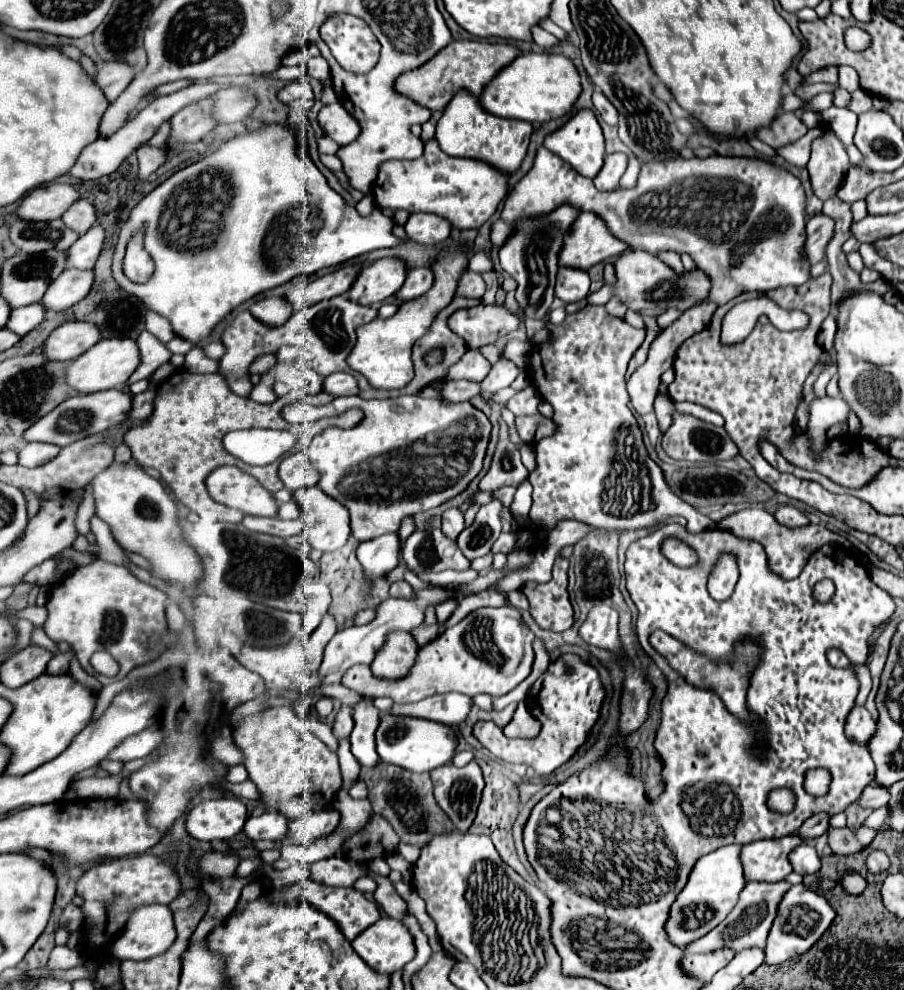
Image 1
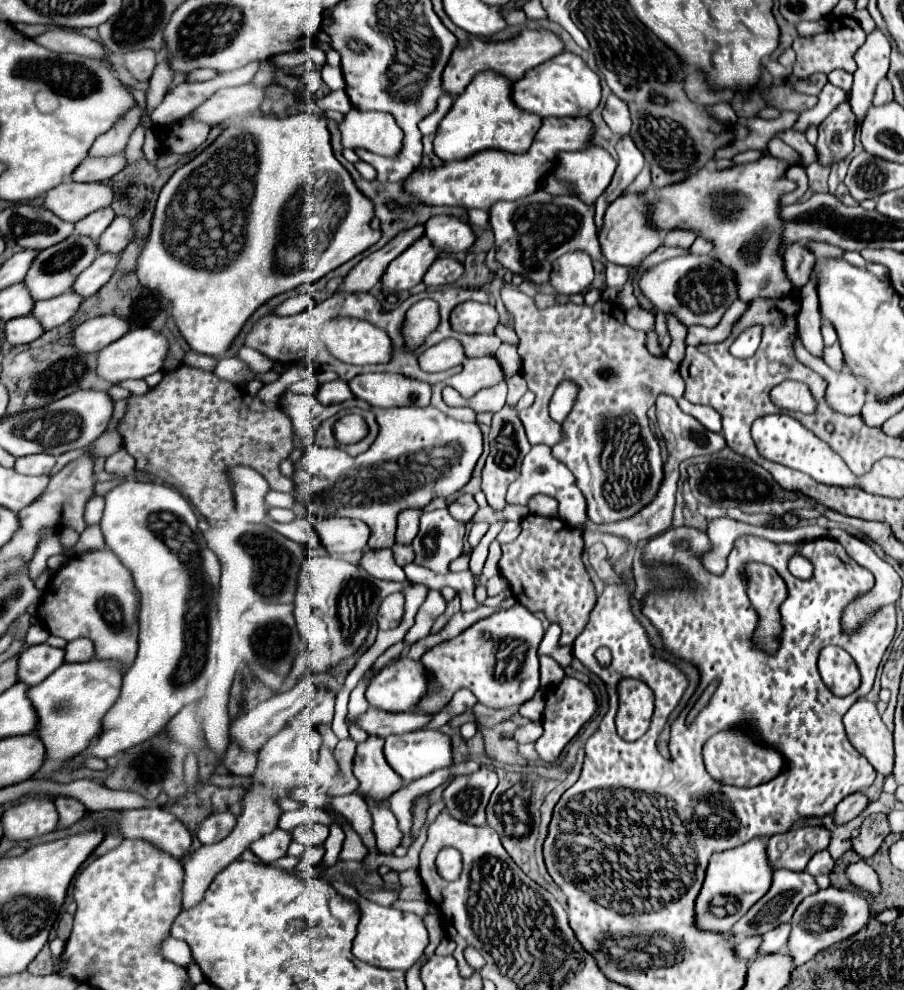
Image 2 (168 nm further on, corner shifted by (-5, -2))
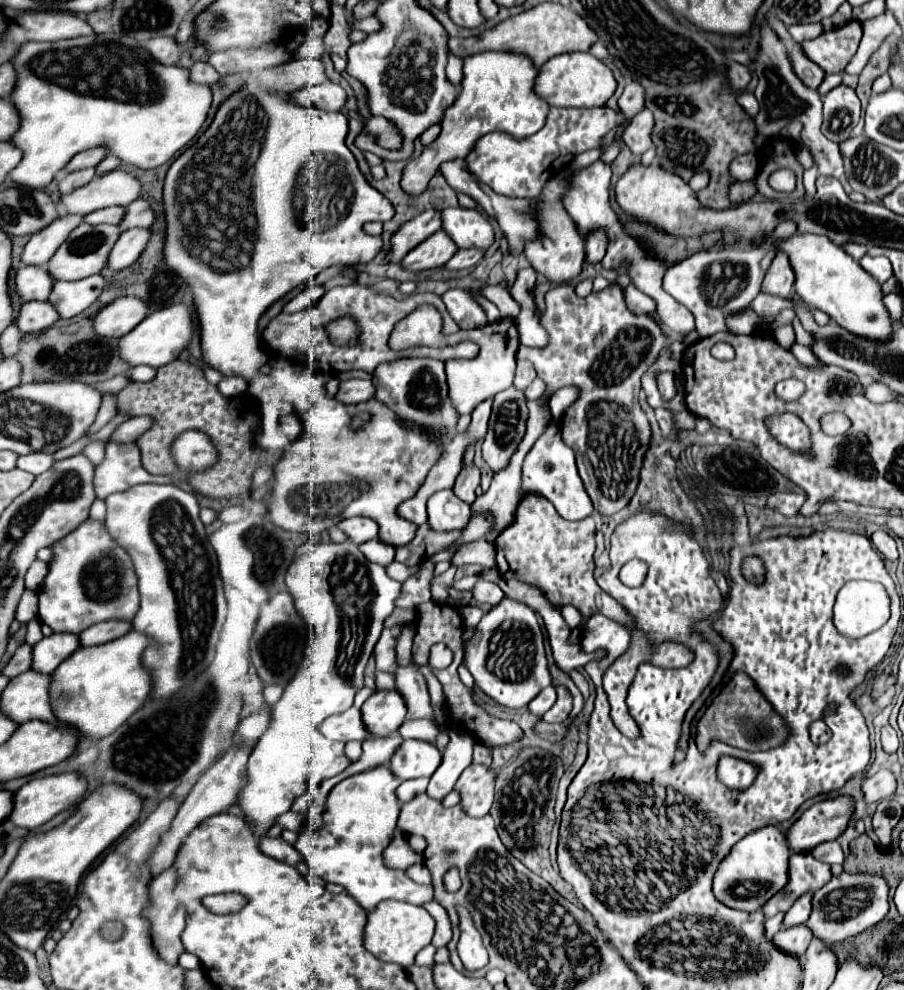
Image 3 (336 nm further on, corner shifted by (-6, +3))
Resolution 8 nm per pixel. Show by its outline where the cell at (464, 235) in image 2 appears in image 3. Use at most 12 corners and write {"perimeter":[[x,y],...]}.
{"perimeter":[[478,209],[442,211],[444,233],[460,247],[486,249],[494,229]]}

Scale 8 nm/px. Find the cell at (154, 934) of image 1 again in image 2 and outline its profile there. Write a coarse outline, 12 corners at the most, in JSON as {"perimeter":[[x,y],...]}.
{"perimeter":[[173,936],[163,942],[167,960],[187,968],[193,960],[191,948]]}

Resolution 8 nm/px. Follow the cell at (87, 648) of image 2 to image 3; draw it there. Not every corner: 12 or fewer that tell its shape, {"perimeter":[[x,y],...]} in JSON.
{"perimeter":[[104,621],[82,631],[80,647],[94,647],[128,633],[128,621]]}

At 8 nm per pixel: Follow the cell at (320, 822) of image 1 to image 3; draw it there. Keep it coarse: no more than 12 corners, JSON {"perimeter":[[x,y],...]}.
{"perimeter":[[288,811],[278,821],[282,827],[302,833],[304,817]]}

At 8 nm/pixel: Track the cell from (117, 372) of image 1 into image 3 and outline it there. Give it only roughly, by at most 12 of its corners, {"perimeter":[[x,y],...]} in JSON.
{"perimeter":[[184,305],[150,313],[118,341],[130,367],[174,361],[192,337]]}

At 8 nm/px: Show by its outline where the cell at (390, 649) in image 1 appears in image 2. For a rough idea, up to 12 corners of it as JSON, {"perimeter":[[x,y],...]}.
{"perimeter":[[401,658],[371,678],[369,706],[415,712],[423,666]]}

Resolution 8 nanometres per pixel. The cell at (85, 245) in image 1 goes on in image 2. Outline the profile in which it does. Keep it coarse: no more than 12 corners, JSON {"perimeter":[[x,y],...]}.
{"perimeter":[[117,216],[99,238],[101,252],[121,252],[135,224]]}

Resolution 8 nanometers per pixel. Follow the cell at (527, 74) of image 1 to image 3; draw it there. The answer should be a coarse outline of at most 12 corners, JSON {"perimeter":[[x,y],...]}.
{"perimeter":[[590,53],[540,67],[532,89],[550,107],[602,107],[612,71]]}

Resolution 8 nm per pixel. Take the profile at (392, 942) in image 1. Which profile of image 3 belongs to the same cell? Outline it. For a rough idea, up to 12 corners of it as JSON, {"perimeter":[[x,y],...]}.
{"perimeter":[[380,901],[364,947],[404,969],[434,933],[424,907]]}

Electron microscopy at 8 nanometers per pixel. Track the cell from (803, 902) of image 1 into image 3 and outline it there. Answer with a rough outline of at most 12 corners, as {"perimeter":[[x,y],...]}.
{"perimeter":[[840,873],[814,893],[806,927],[832,945],[888,913],[888,885]]}

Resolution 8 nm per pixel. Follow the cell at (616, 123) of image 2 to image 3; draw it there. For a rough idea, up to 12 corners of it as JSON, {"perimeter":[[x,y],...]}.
{"perimeter":[[628,83],[618,99],[618,109],[628,121],[644,109],[644,89]]}

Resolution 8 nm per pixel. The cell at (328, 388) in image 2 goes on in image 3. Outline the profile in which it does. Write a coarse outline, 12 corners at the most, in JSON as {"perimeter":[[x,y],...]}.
{"perimeter":[[370,379],[340,381],[334,399],[360,403],[374,397]]}

